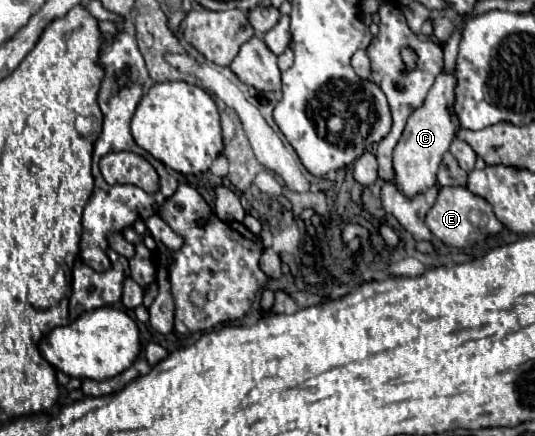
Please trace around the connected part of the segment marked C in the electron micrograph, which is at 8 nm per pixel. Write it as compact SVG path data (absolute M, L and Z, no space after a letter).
M442 72L436 78L434 86L430 88L424 104L410 114L402 138L398 140L392 154L394 178L390 182L406 198L422 194L436 184L436 170L442 162L444 152L448 152L450 142L456 138L456 128L458 128L452 114L448 112L448 106L452 104L454 104L454 72Z

